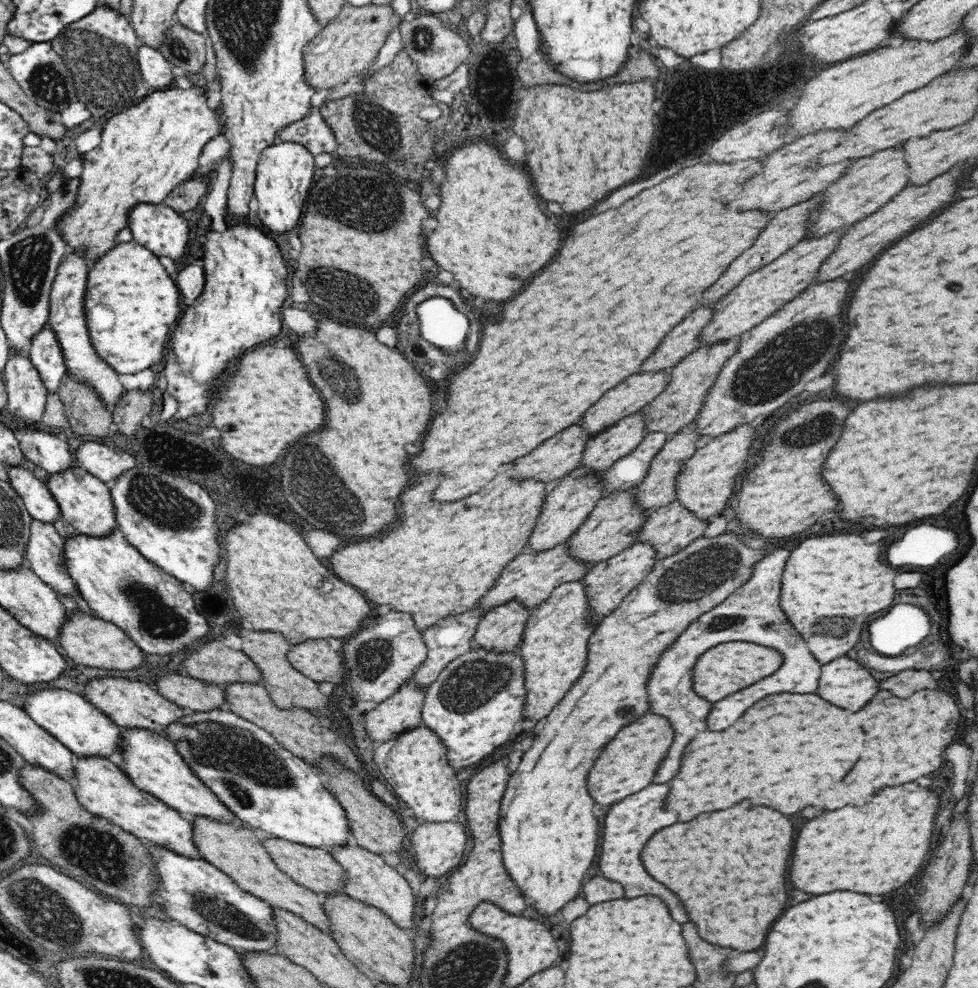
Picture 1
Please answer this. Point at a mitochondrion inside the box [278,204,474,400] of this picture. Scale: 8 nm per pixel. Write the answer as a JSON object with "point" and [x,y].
{"point":[349,293]}

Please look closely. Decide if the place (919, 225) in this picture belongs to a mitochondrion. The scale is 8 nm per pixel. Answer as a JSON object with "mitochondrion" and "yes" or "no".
{"mitochondrion":"no"}

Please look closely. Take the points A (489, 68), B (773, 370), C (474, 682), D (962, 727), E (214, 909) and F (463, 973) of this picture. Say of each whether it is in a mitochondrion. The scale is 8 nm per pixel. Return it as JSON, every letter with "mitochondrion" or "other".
{"A":"mitochondrion","B":"mitochondrion","C":"mitochondrion","D":"other","E":"mitochondrion","F":"mitochondrion"}

